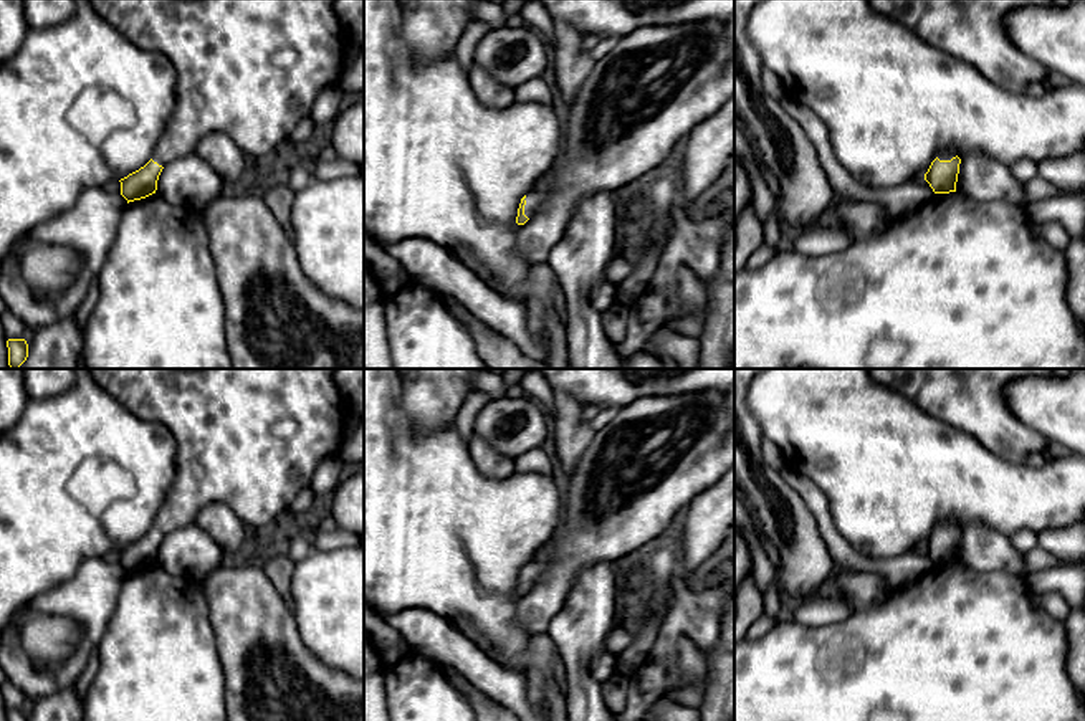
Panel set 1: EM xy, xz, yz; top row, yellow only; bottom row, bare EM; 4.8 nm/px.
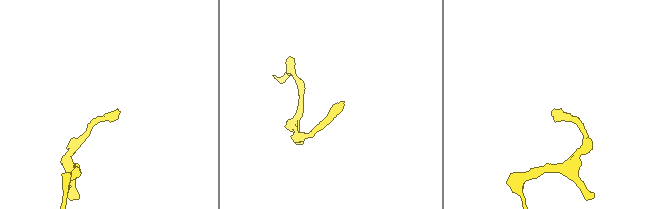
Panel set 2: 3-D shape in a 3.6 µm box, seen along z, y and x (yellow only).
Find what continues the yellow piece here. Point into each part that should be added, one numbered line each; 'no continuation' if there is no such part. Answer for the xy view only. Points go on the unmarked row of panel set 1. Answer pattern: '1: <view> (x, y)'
1: xy (252, 439)

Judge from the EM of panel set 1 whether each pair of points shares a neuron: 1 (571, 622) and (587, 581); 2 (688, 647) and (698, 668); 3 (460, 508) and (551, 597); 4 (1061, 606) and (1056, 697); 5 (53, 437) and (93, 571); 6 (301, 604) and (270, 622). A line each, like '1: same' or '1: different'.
1: same
2: same
3: different
4: different
5: different
6: different

